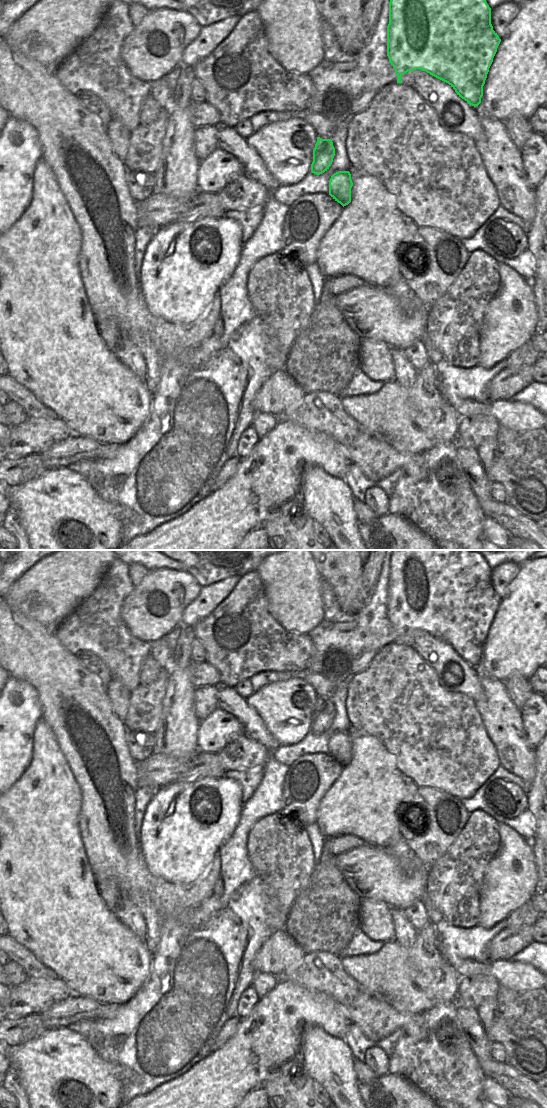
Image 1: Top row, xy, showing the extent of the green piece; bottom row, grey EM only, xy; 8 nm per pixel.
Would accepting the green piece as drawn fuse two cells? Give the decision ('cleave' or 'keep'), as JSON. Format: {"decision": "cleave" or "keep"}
{"decision": "keep"}

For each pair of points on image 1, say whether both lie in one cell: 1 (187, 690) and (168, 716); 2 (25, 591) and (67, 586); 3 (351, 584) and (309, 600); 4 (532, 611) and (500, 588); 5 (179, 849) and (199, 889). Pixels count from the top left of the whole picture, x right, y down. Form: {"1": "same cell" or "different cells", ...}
{"1": "same cell", "2": "same cell", "3": "different cells", "4": "different cells", "5": "different cells"}

